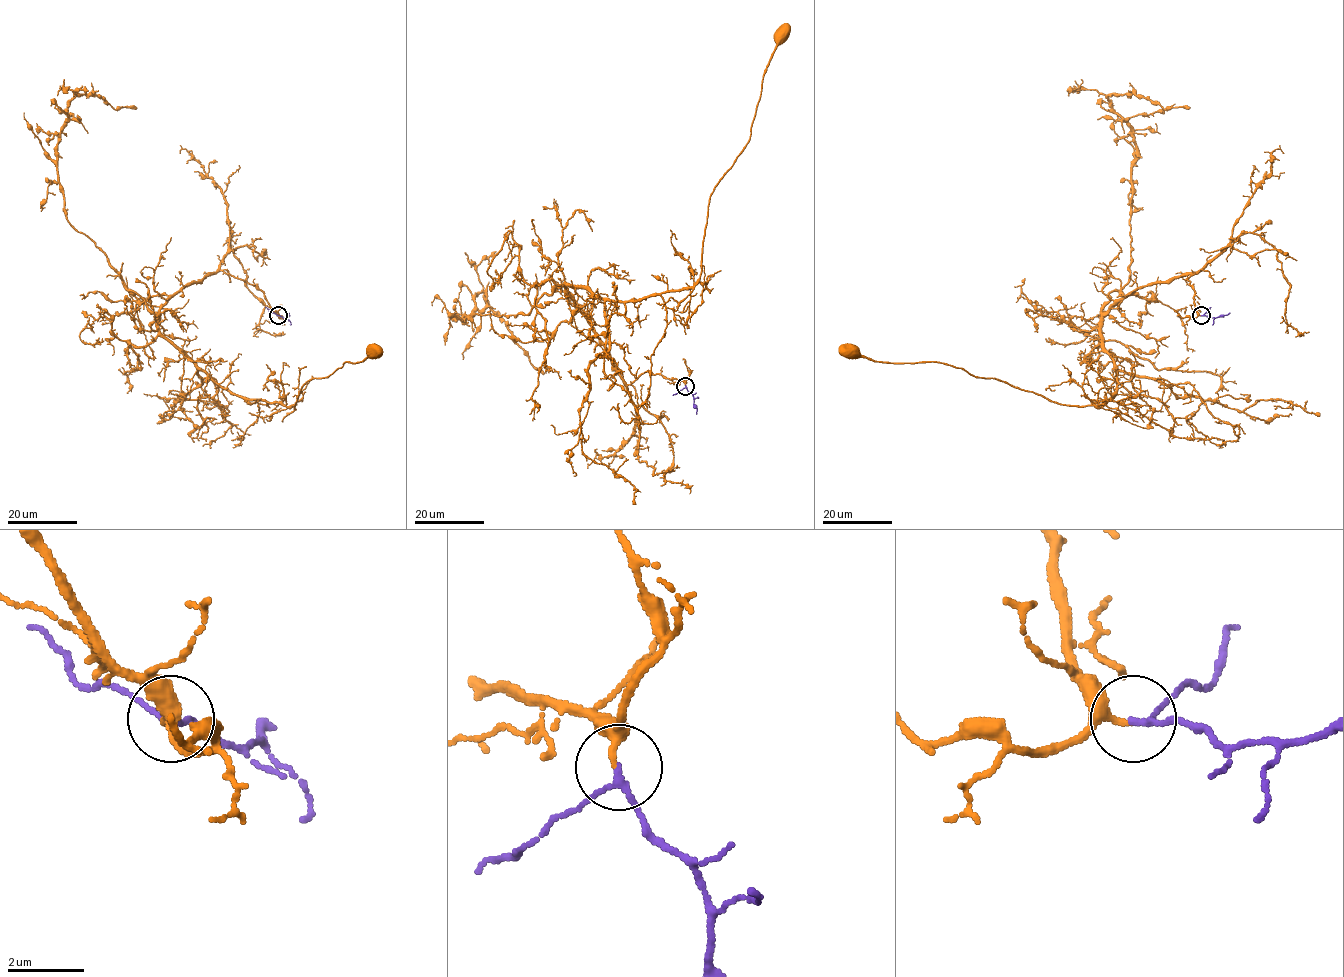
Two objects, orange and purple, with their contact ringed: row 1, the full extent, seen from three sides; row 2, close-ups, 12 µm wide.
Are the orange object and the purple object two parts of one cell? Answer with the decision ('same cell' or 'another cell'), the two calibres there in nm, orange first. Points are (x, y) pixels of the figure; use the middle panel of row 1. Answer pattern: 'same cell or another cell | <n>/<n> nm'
same cell | 140/130 nm

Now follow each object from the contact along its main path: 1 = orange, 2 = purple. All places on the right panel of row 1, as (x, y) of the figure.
1: (1201, 315), (1186, 279), (1199, 270), (1129, 292), (1103, 318), (1117, 390), (1100, 407), (850, 351)
2: (1201, 315), (1210, 318), (1230, 313)

